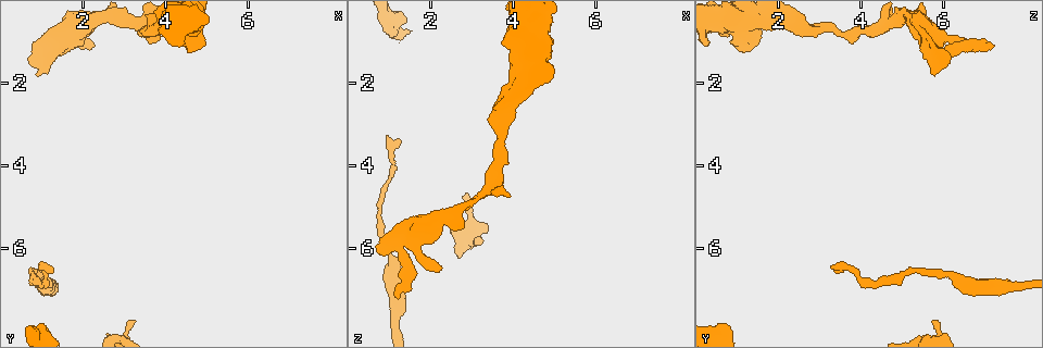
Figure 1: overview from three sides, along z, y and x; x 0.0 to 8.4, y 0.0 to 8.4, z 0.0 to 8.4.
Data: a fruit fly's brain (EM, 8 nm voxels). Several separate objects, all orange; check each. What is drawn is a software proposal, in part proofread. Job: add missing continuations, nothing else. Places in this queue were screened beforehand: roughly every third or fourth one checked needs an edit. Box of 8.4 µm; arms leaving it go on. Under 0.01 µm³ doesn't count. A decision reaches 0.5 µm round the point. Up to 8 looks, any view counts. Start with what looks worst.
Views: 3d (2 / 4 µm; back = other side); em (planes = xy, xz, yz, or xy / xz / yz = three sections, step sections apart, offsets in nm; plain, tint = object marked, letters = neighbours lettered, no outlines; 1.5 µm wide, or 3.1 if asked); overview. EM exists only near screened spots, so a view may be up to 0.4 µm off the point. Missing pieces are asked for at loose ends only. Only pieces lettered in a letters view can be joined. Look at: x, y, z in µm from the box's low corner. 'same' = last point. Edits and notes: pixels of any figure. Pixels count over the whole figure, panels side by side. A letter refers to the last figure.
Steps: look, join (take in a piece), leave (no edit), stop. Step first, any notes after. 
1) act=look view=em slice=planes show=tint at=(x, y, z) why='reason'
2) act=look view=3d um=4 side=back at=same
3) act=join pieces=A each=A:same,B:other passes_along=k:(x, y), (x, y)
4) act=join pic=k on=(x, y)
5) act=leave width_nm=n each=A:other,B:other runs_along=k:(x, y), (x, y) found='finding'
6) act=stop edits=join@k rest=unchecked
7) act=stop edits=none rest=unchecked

act=look view=3d um=4 at=(1.20, 1.20, 7.20) why='free end'

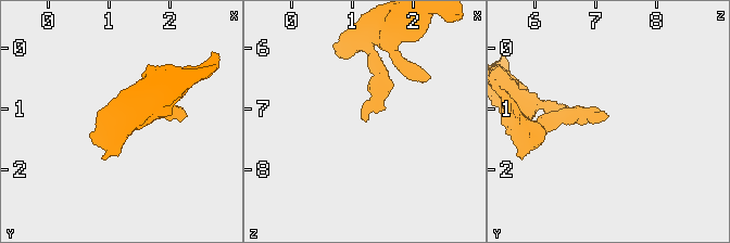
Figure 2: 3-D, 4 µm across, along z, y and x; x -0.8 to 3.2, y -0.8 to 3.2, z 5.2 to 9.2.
act=look view=em slice=xy step=8 show=tint at=(1.20, 1.15, 7.15) why='now the EM'

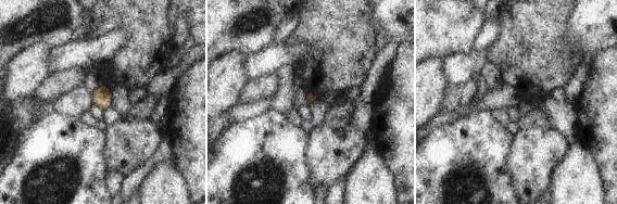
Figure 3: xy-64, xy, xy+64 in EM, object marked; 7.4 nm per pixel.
act=look view=em slice=planes show=letters at=same why='another direction'

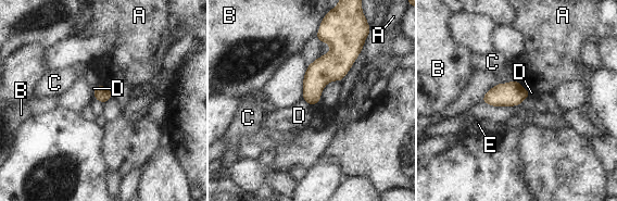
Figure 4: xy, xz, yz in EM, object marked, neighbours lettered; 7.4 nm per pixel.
act=leave each=A:other,B:other,C:other,D:other,E:other border=4:(302, 99), (311, 105) found='none of them fits'

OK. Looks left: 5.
act=look view=3d um=2 at=(3.30, 7.75, 5.75) why='branch stops here'

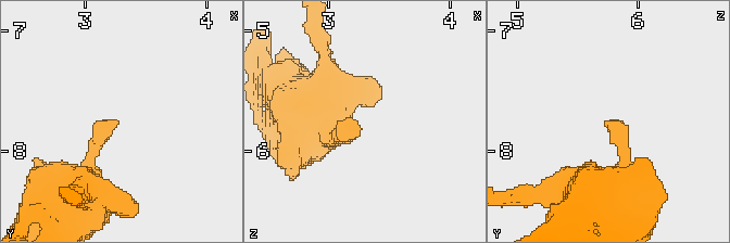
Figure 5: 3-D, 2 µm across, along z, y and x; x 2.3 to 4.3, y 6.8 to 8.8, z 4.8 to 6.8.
act=look view=em slice=planes show=letters at=(3.24, 7.74, 5.74) why='shape alone is not enough'

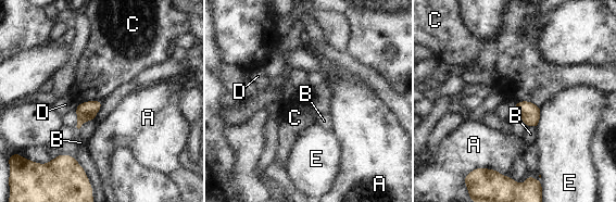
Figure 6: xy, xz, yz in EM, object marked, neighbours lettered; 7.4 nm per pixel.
act=leave each=A:other,B:other,C:other,D:other,E:other border=6:(514, 103), (529, 101), (540, 108) found='no lettered piece goes on from it'

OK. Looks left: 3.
act=look view=3d um=4 side=back at=(0.95, 6.45, 3.25) why='end of a long branch'

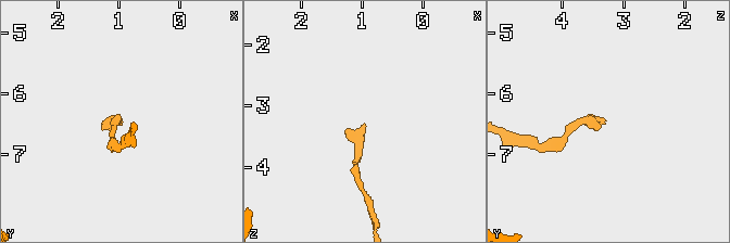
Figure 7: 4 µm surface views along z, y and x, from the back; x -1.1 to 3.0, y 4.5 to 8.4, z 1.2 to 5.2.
act=look view=em slice=planes show=letters at=(0.95, 6.45, 3.30)

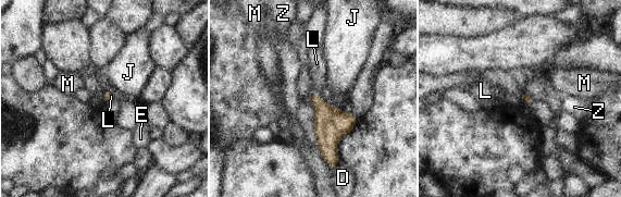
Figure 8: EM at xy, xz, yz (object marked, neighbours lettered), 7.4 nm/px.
act=join pieces=L each=D:other,E:other,J:other,L:same,M:other,Z:other passes_along=8:(331, 124), (315, 95), (317, 63) found='it goes on there'

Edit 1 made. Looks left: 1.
act=stop edits=join@8 rest=unchecked

